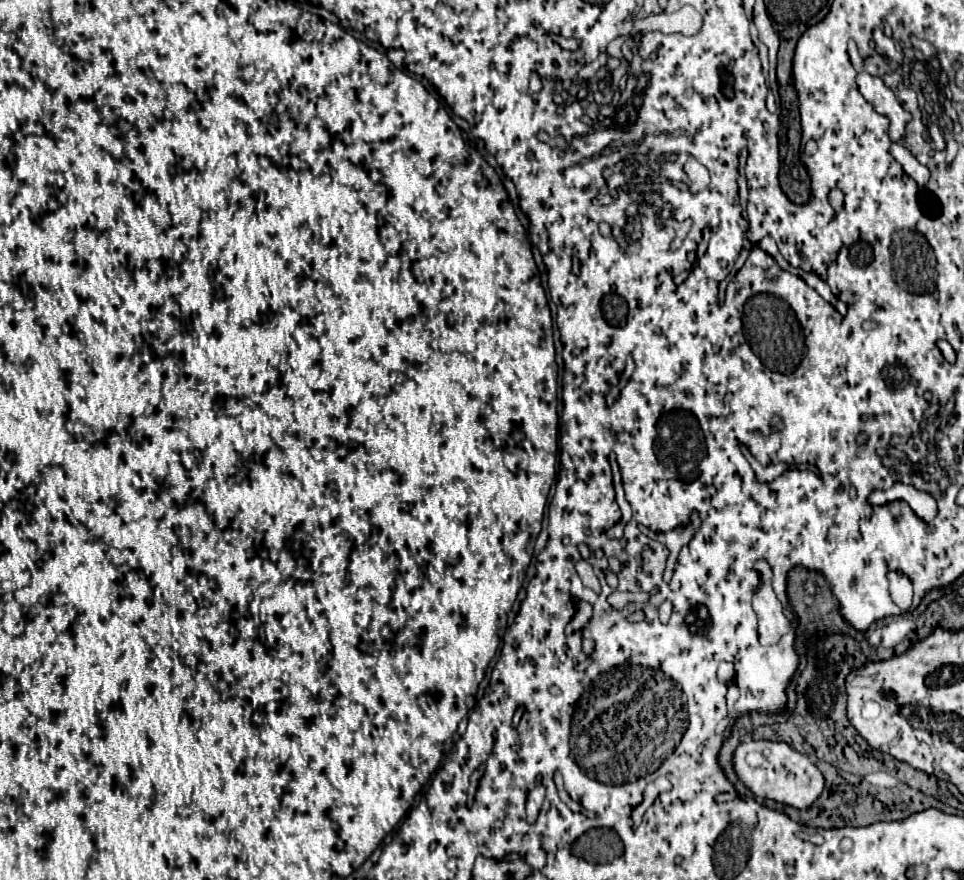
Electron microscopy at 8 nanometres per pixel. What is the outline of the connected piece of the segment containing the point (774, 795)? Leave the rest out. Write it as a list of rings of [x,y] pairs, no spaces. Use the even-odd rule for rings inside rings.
[[[742,741],[734,753],[734,769],[744,785],[758,797],[766,797],[796,809],[808,809],[824,789],[824,777],[810,759],[786,743],[774,741]]]

